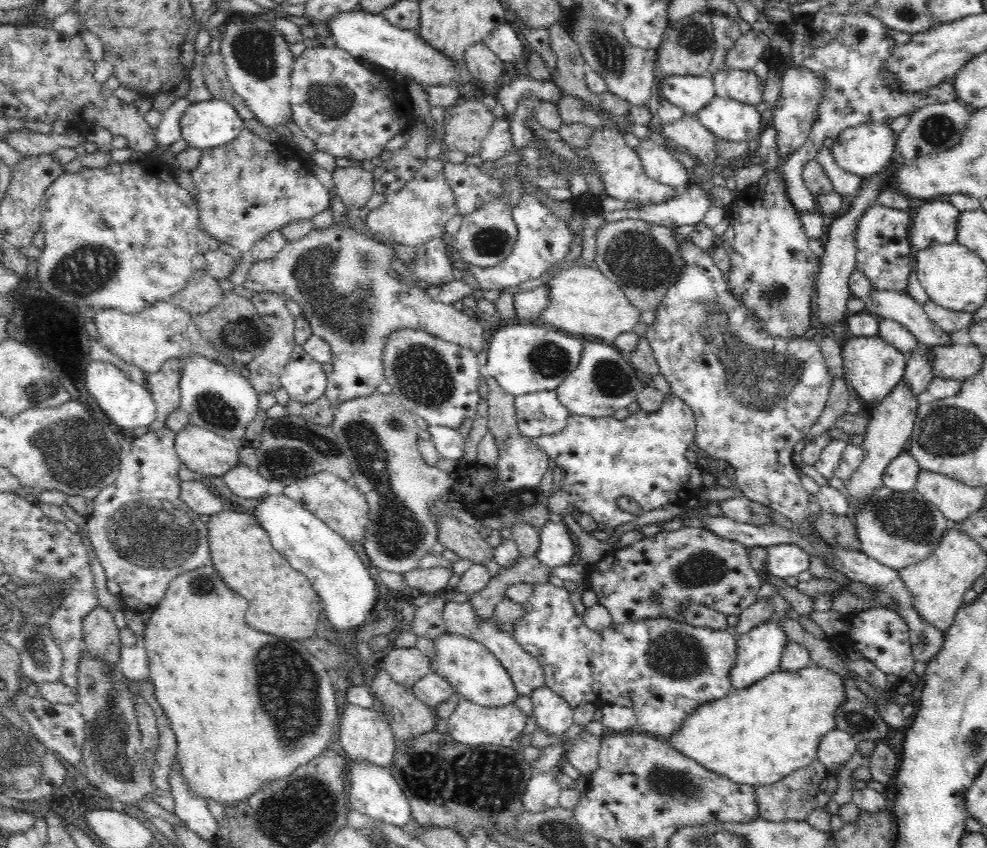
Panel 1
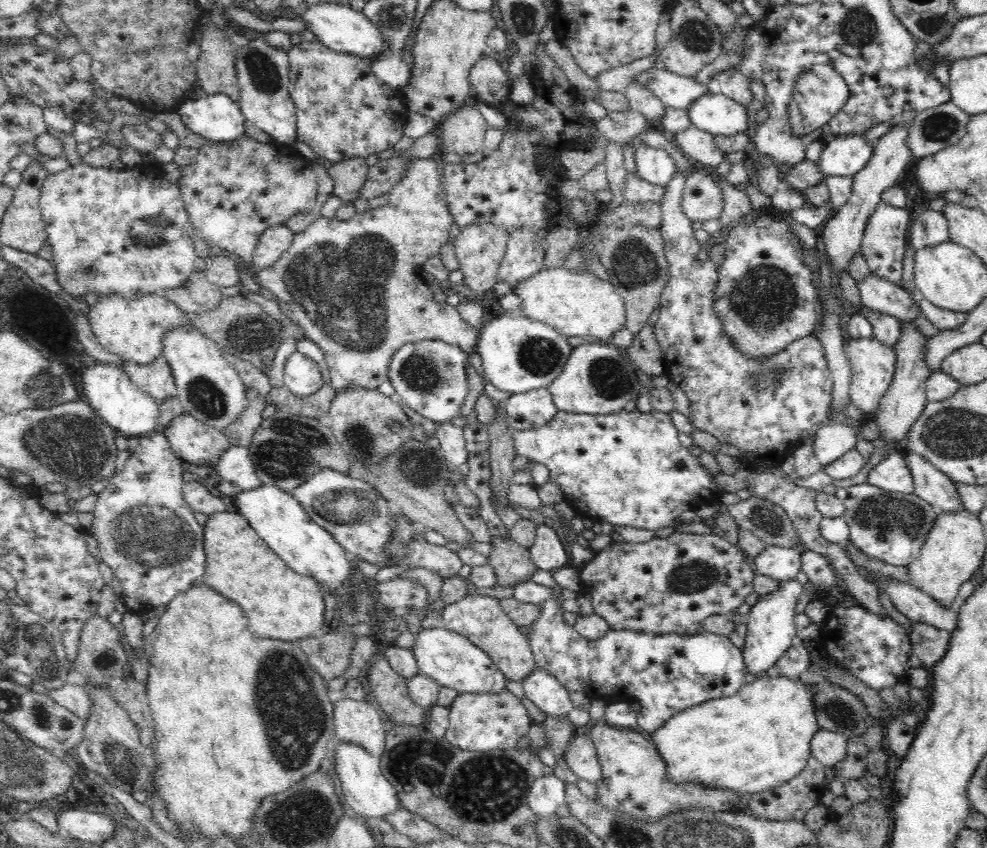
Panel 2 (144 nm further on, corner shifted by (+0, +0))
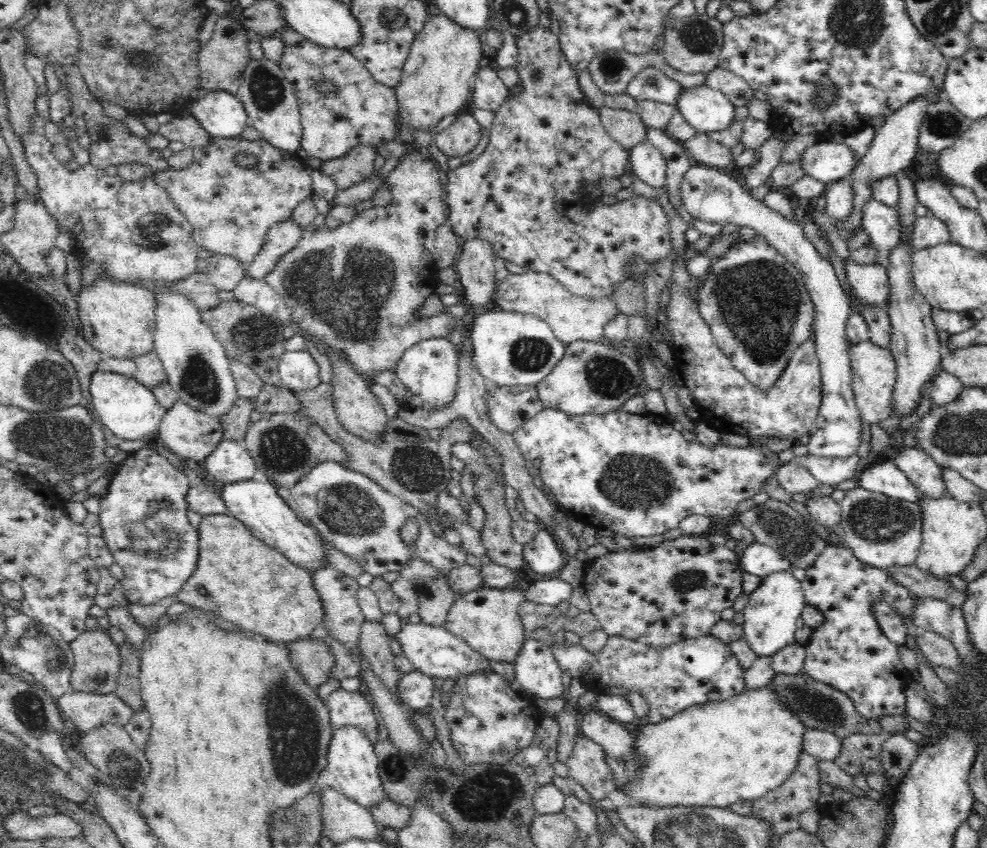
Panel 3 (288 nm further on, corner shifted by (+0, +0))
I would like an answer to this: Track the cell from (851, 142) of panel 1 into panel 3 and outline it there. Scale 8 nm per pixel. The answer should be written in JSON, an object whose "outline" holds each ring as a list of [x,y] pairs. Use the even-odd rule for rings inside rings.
{"outline":[[[832,140],[808,146],[800,154],[798,164],[806,176],[812,176],[812,180],[822,184],[834,184],[846,178],[850,180],[850,174],[856,168],[852,150],[846,144],[834,144]]]}

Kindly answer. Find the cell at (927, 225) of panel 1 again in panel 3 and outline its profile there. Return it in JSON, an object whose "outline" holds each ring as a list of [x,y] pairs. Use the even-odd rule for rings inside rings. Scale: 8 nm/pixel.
{"outline":[[[926,214],[922,218],[916,218],[912,228],[912,244],[916,250],[924,248],[936,248],[940,244],[950,244],[950,230],[944,220],[940,220],[934,214]]]}

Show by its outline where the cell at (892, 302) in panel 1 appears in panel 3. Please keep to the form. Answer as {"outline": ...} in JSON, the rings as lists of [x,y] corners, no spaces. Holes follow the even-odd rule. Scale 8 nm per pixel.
{"outline":[[[846,258],[846,274],[850,288],[866,302],[884,308],[888,302],[888,270],[876,264],[858,264],[854,258]]]}

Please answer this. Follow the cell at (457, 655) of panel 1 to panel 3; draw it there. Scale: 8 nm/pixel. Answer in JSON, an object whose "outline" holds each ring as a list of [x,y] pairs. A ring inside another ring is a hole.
{"outline":[[[402,624],[400,630],[396,632],[396,636],[392,636],[400,642],[402,646],[402,654],[410,658],[410,664],[414,666],[416,672],[422,672],[426,676],[432,676],[434,680],[442,678],[462,678],[470,672],[488,672],[490,670],[490,660],[486,656],[482,656],[480,652],[476,652],[474,648],[470,648],[470,644],[466,644],[462,638],[454,636],[452,632],[448,632],[444,626],[438,628],[438,626],[430,626],[430,624]]]}

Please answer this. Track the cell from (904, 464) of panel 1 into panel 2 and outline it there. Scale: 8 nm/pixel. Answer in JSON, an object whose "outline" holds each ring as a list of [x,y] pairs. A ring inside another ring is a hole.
{"outline":[[[898,450],[896,454],[882,460],[878,466],[874,466],[868,474],[866,484],[872,484],[886,492],[914,494],[914,476],[906,468],[904,452]]]}

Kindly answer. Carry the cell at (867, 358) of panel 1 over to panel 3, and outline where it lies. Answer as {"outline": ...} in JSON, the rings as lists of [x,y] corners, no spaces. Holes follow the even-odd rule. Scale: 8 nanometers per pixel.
{"outline":[[[870,340],[854,344],[850,348],[852,358],[852,392],[864,424],[876,426],[888,420],[896,412],[896,386],[898,386],[898,366],[890,348],[876,346]]]}

